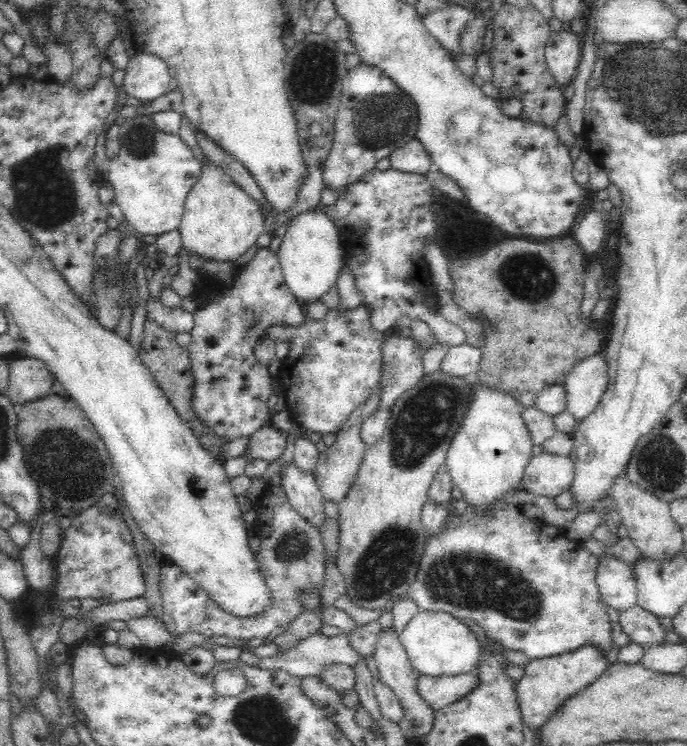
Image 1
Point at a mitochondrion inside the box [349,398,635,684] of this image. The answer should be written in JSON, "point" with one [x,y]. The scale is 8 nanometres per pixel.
{"point":[465,580]}

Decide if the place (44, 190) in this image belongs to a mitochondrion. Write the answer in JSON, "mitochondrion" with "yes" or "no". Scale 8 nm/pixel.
{"mitochondrion":"yes"}

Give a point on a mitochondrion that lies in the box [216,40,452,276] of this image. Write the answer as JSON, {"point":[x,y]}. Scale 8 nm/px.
{"point":[380,120]}

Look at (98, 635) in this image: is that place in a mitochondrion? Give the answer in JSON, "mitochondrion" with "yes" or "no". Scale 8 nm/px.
{"mitochondrion":"no"}

